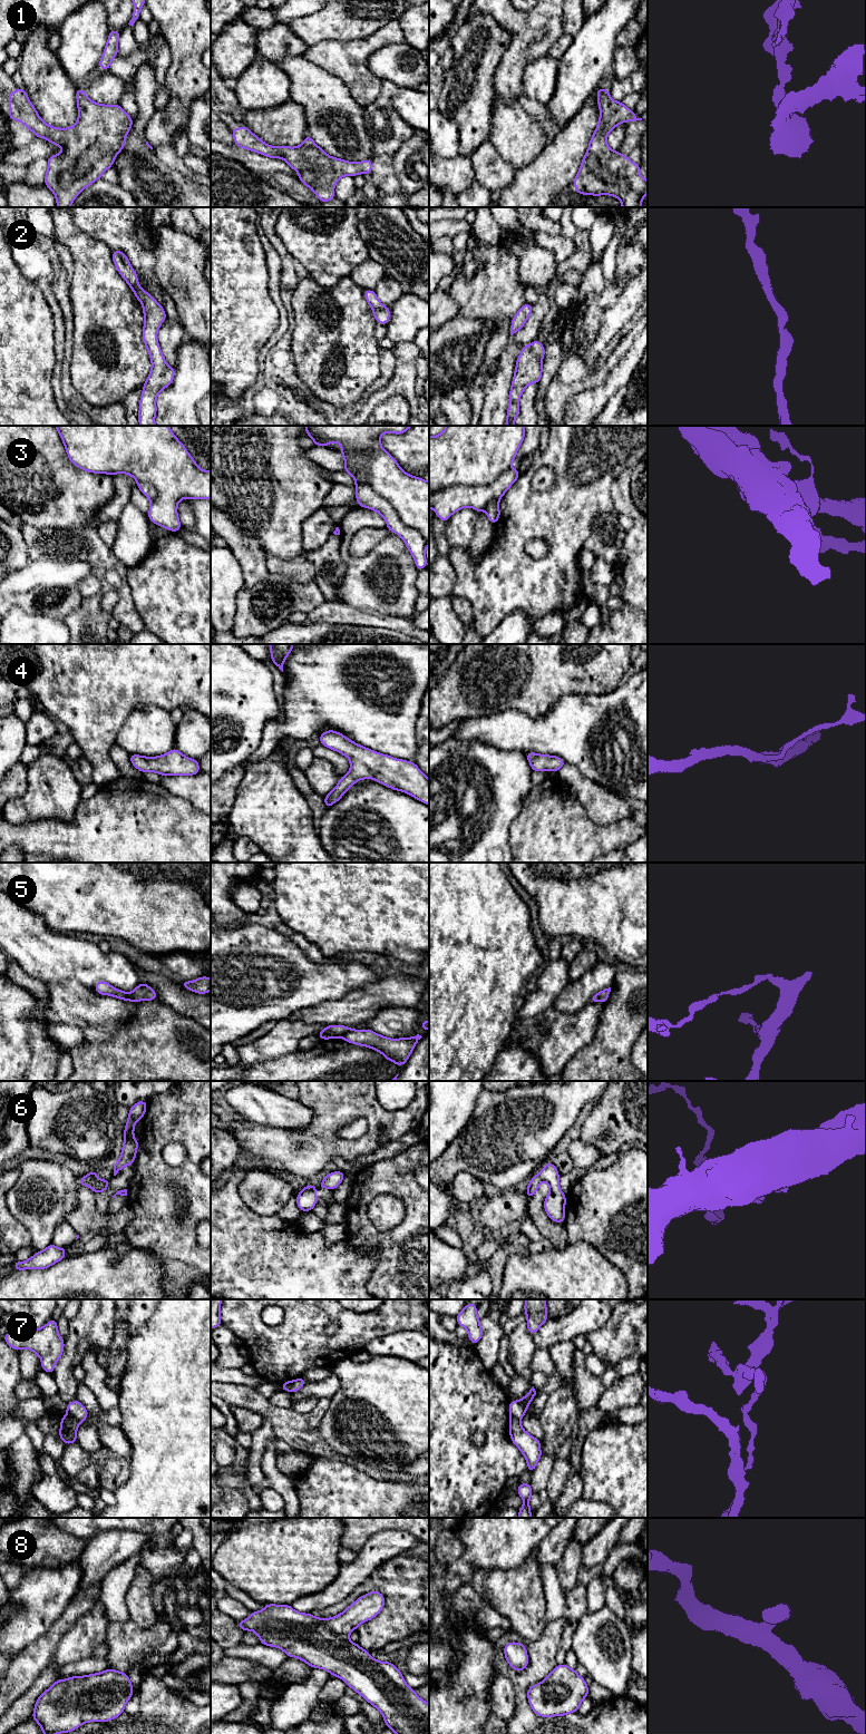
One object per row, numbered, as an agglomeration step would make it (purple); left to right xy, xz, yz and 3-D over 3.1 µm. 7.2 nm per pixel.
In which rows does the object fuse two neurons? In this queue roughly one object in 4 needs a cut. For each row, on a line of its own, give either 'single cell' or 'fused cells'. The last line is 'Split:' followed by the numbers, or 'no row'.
1: single cell
2: single cell
3: single cell
4: single cell
5: fused cells
6: fused cells
7: fused cells
8: single cell
Split: 5, 6, 7

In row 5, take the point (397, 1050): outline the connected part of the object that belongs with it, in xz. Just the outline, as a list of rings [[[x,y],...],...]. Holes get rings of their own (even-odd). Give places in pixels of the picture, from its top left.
[[[369,1029],[351,1030],[342,1036],[348,1043],[368,1046],[383,1054],[388,1061],[392,1061],[397,1065],[406,1064],[421,1038],[421,1035],[417,1034],[412,1038],[389,1039]]]

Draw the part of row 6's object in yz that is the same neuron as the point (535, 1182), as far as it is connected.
[[[538,1175],[533,1176],[531,1182],[527,1186],[526,1195],[528,1199],[531,1199],[537,1191],[538,1187],[541,1186],[542,1179]]]

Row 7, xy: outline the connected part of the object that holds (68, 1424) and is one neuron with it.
[[[66,1414],[60,1420],[60,1430],[59,1430],[59,1438],[64,1441],[64,1443],[70,1444],[77,1442],[77,1429],[79,1426],[79,1421],[75,1418]]]

